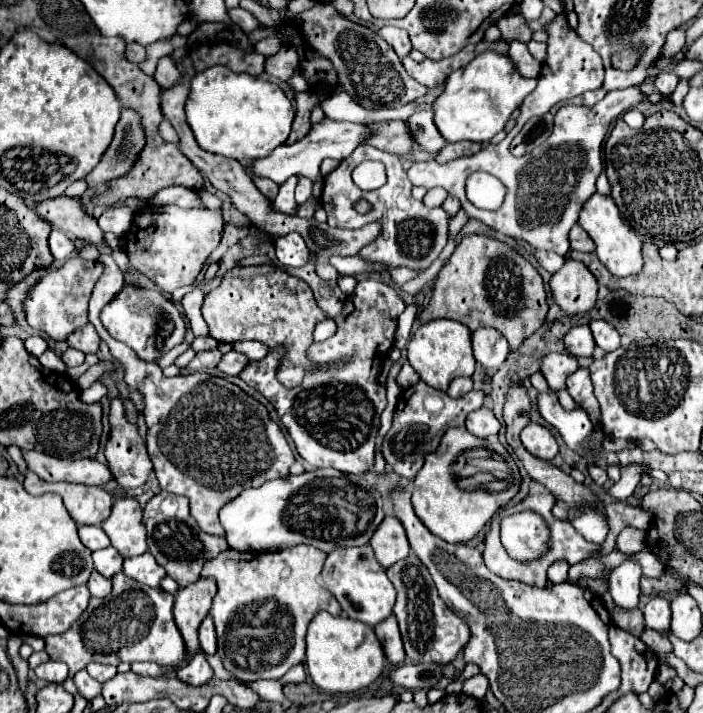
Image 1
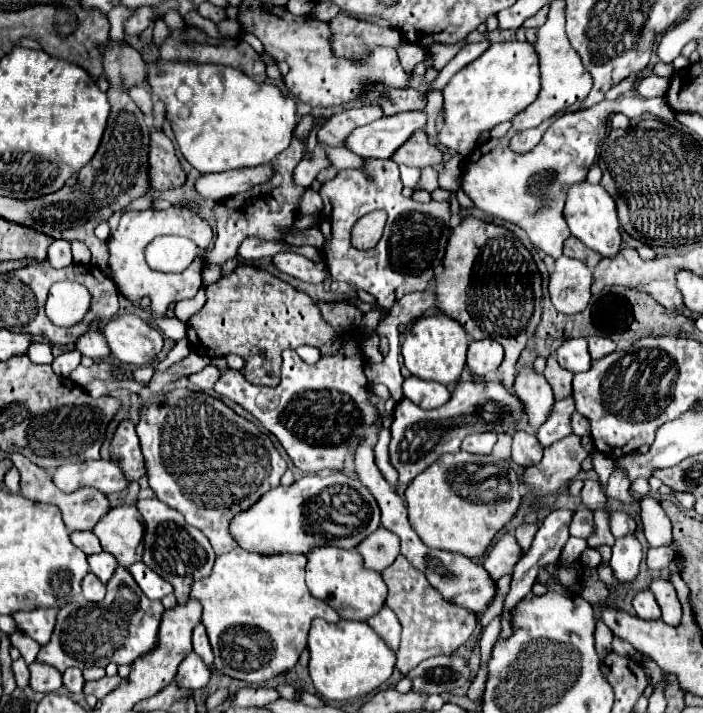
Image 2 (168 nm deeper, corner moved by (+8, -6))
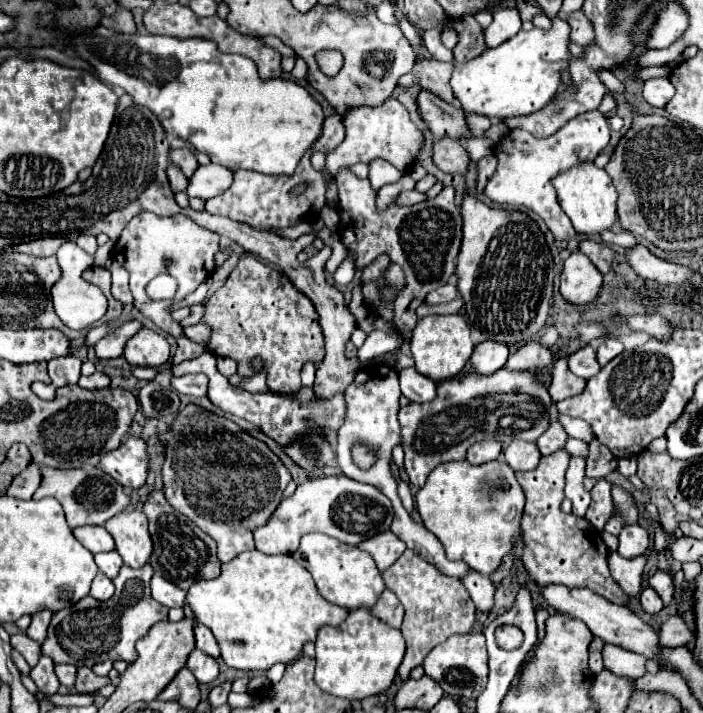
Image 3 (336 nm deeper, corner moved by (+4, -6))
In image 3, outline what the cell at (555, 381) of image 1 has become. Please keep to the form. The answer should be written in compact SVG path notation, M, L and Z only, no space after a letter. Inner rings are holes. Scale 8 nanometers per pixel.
M558 359L554 365L554 379L550 385L550 395L552 395L554 403L574 397L574 395L580 395L584 391L584 387L586 387L586 381L576 377L568 369L568 363L564 359Z

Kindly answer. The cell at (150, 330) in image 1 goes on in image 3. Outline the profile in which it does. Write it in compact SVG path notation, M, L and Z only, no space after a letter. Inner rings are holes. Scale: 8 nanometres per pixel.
M140 329L128 343L124 357L130 365L160 367L170 359L170 345L164 335L152 329Z

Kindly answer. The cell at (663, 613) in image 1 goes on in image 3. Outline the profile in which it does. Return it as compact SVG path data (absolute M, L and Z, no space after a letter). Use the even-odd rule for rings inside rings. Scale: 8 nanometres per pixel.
M650 585L642 589L642 593L640 593L640 603L642 603L642 607L644 607L646 613L660 613L660 609L664 607L660 595L658 595Z

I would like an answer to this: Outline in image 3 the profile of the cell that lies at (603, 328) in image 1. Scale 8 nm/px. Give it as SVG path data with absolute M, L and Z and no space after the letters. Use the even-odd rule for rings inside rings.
M604 339L604 341L596 347L598 363L604 367L604 365L608 365L616 355L620 355L622 351L624 351L624 345L622 345L618 339Z

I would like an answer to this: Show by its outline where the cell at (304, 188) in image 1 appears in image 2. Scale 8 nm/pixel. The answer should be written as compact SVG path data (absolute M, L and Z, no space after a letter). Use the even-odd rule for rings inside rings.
M308 187L304 191L304 195L300 197L300 203L298 203L298 213L314 213L318 215L322 209L322 199L320 199L320 193L314 191L312 187Z

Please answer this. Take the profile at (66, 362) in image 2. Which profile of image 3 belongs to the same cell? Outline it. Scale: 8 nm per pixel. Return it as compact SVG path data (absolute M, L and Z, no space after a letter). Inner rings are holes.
M74 355L56 357L56 359L48 361L48 375L52 379L52 385L62 387L62 385L78 383L80 365L82 365L82 361L78 357L74 357Z

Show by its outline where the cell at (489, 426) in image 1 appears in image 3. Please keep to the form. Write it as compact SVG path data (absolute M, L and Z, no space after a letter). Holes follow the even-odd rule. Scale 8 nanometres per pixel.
M480 441L480 443L474 443L474 447L468 449L466 461L472 463L472 465L482 465L482 463L498 459L500 451L502 451L500 443L496 443L496 441Z

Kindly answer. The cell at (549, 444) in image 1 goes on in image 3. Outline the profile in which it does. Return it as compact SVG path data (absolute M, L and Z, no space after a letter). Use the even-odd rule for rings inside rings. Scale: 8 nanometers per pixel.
M512 441L504 449L504 457L506 457L506 463L514 471L532 471L532 469L536 469L536 465L538 465L538 461L540 461L542 455L540 455L536 443Z

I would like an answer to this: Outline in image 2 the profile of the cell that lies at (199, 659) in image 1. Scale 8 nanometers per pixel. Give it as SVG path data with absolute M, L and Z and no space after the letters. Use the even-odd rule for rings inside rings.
M190 653L178 667L178 673L176 673L176 685L178 687L184 687L188 691L196 691L196 689L202 689L208 685L210 681L210 669L204 665L204 661L196 655L196 653Z

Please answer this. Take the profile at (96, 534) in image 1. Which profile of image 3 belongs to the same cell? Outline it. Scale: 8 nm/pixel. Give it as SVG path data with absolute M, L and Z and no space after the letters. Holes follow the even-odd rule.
M76 527L74 537L92 553L102 553L102 551L112 551L114 549L114 539L104 527Z

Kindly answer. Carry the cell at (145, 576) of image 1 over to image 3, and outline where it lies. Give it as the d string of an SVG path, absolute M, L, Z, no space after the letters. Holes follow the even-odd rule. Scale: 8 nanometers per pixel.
M154 575L150 581L150 587L152 587L152 597L158 603L162 603L166 607L180 607L180 609L186 605L186 591L182 591L174 583L166 581L164 577Z

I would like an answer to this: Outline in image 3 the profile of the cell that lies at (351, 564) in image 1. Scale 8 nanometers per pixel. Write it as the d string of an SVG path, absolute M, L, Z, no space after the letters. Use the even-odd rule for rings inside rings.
M308 533L300 537L300 547L292 553L292 557L310 571L320 589L320 595L340 607L358 609L358 607L372 607L378 601L380 593L386 589L384 579L374 563L374 559L360 551L354 545L344 545L338 539L332 539L322 533Z

